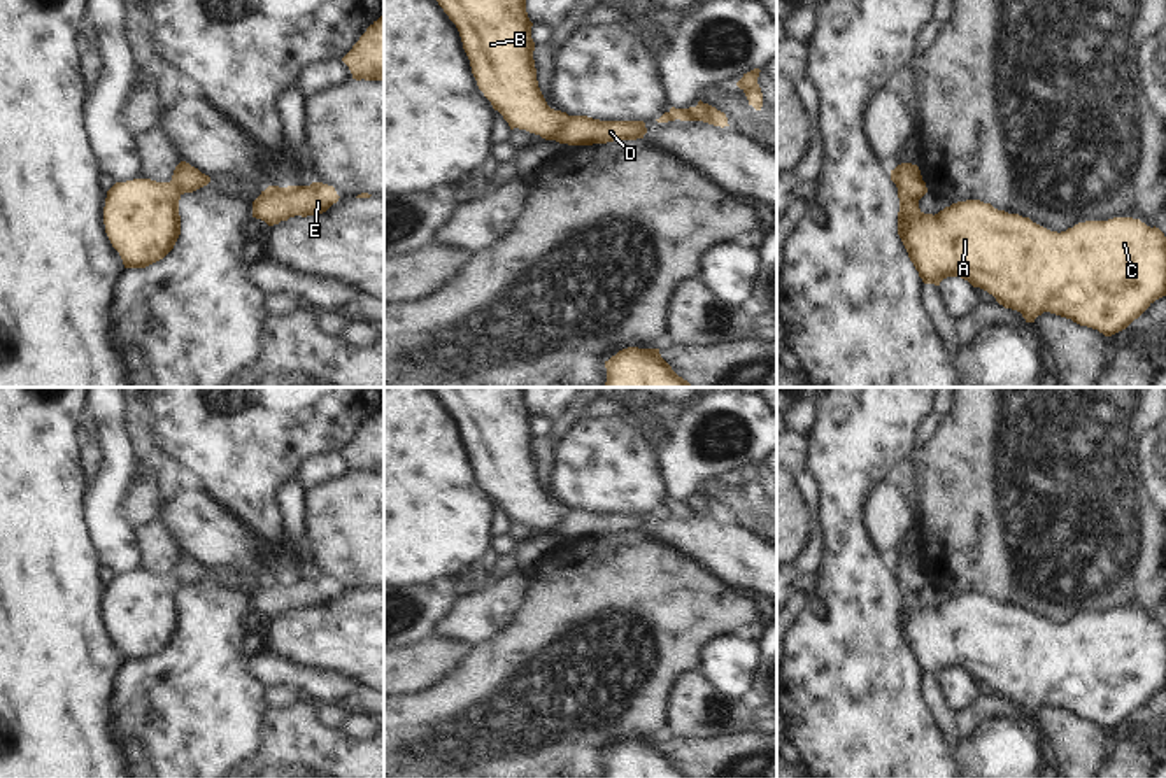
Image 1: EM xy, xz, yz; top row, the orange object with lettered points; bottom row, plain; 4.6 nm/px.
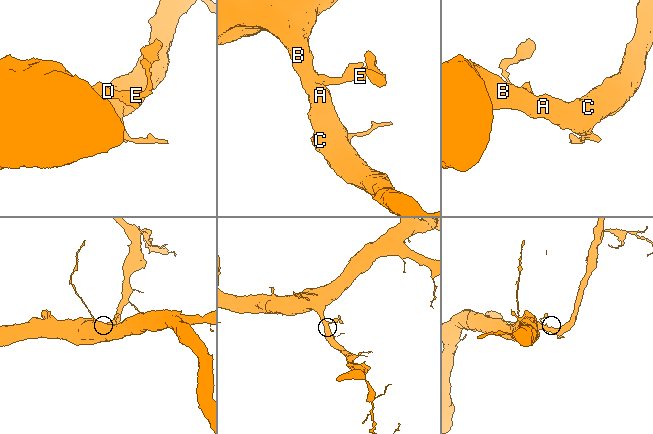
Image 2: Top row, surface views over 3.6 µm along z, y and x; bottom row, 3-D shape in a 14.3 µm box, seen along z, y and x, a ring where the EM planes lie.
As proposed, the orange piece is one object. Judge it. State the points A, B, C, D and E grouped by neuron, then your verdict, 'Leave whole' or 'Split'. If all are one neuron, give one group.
Groups: A B C / D E. Split

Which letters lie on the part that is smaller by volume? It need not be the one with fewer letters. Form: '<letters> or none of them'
D, E

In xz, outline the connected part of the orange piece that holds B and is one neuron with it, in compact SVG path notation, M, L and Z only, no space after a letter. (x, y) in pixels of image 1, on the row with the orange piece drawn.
M437 0L456 25L479 89L508 123L554 140L570 119L547 105L537 81L526 0Z

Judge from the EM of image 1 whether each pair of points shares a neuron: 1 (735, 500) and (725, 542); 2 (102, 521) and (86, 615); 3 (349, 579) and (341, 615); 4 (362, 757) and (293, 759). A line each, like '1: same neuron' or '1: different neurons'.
1: different neurons
2: different neurons
3: different neurons
4: same neuron

